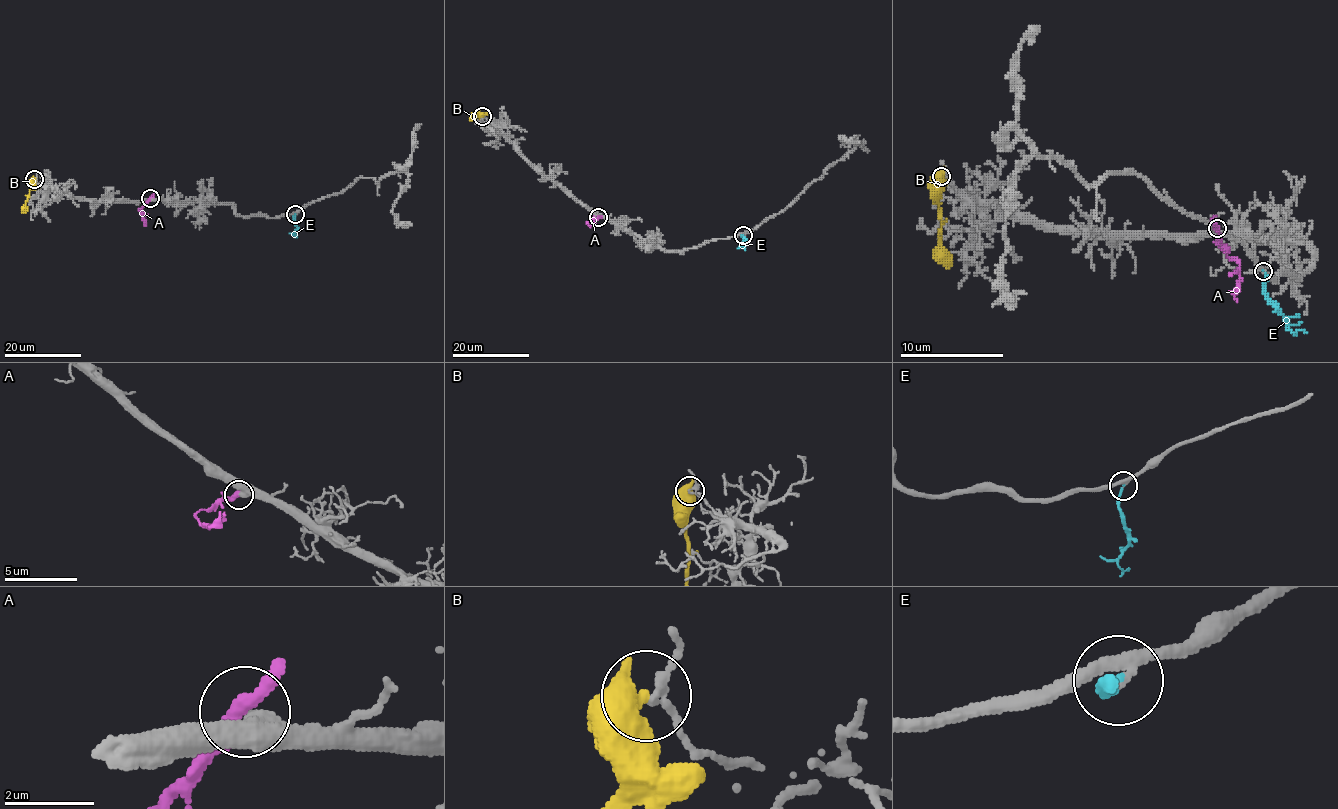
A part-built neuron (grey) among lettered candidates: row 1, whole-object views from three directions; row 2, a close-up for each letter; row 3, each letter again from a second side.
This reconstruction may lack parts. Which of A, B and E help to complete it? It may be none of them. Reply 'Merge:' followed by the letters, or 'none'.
Merge: E

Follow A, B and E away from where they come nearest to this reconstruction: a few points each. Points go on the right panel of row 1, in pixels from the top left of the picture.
A: (1216, 229), (1226, 255), (1239, 265), (1239, 288), (1234, 293), (1237, 301)
B: (941, 177), (938, 208), (941, 252), (948, 268)
E: (1263, 270), (1265, 299), (1294, 332), (1307, 332)

